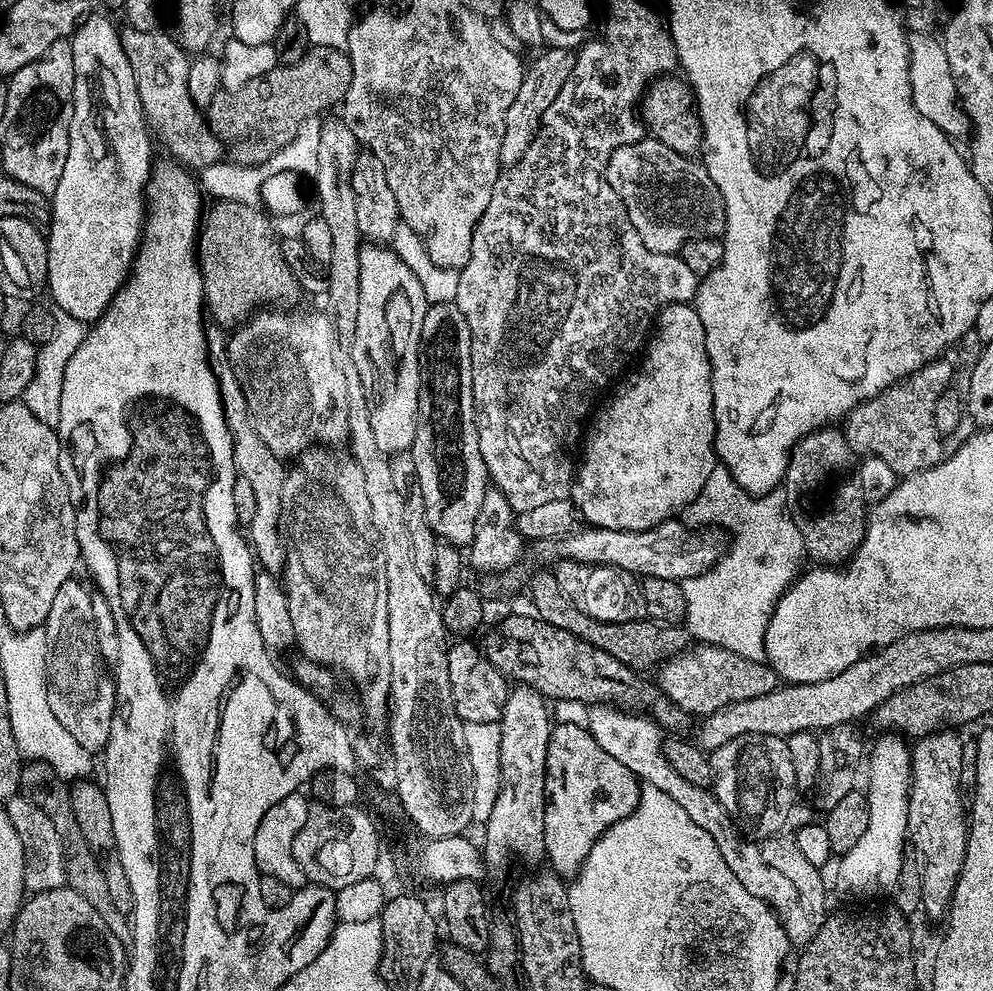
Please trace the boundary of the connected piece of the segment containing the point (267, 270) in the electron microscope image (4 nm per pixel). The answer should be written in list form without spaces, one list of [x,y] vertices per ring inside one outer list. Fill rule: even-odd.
[[[217,199],[213,208],[203,213],[198,233],[198,263],[204,279],[204,304],[215,323],[225,330],[235,330],[248,319],[257,306],[288,306],[291,300],[302,296],[299,282],[290,274],[286,258],[282,258],[280,240],[272,229],[273,221],[263,207],[242,202]]]

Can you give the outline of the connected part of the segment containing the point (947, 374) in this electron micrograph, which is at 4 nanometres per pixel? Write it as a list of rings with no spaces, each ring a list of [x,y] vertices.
[[[948,358],[930,361],[905,380],[890,385],[885,392],[879,392],[849,412],[842,424],[846,442],[857,457],[874,456],[904,478],[934,467],[942,459],[942,434],[936,429],[934,406],[939,395],[953,384],[952,364]]]

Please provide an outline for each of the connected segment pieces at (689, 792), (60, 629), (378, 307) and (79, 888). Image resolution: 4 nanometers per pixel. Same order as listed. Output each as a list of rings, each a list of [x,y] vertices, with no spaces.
[[[594,704],[587,712],[586,727],[594,742],[598,742],[606,754],[622,762],[622,766],[626,766],[626,770],[630,770],[637,780],[658,786],[658,790],[670,794],[670,798],[674,798],[674,802],[678,802],[678,806],[682,806],[682,810],[686,810],[686,814],[690,814],[690,818],[694,818],[694,822],[698,822],[698,826],[702,826],[702,830],[714,838],[714,846],[718,846],[734,878],[738,878],[738,882],[742,882],[742,886],[746,886],[754,898],[770,905],[786,930],[789,941],[796,946],[809,944],[814,934],[822,930],[826,915],[824,880],[820,877],[821,869],[814,867],[806,854],[798,850],[795,839],[788,837],[787,840],[784,834],[763,838],[745,838],[741,835],[715,794],[702,786],[686,782],[686,778],[680,777],[678,770],[666,762],[666,736],[651,716],[611,704]]]
[[[73,578],[58,586],[58,595],[50,605],[50,614],[42,625],[48,643],[48,701],[50,710],[54,710],[54,718],[58,718],[58,722],[62,722],[66,730],[70,730],[70,735],[77,740],[78,746],[96,754],[106,746],[112,720],[116,717],[116,681],[111,675],[103,676],[100,673],[102,661],[94,634],[92,592],[84,589],[78,580]]]
[[[365,243],[358,254],[358,267],[360,291],[353,342],[354,363],[362,378],[362,390],[366,390],[370,427],[374,429],[378,450],[381,454],[404,454],[411,449],[416,437],[420,401],[420,331],[429,302],[414,271],[402,262],[402,258],[391,247],[383,243]]]
[[[41,760],[27,761],[20,770],[20,791],[19,795],[26,797],[42,814],[54,822],[54,830],[58,833],[58,842],[62,842],[62,854],[66,862],[67,887],[74,889],[106,922],[106,926],[122,941],[128,942],[132,939],[132,926],[129,917],[120,912],[109,902],[105,893],[106,878],[100,869],[100,861],[90,850],[86,838],[82,838],[82,830],[78,827],[78,818],[74,818],[74,806],[70,806],[69,785],[58,774],[54,774],[54,766],[46,766]]]

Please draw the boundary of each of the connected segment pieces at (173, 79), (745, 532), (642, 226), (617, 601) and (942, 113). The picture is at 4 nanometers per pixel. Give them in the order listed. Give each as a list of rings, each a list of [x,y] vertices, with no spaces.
[[[125,27],[120,33],[122,50],[126,50],[126,58],[130,58],[130,66],[134,70],[145,123],[153,135],[158,140],[160,138],[175,161],[189,169],[199,170],[223,159],[223,144],[213,134],[201,107],[190,96],[189,55],[169,31],[161,30],[144,31]]]
[[[717,466],[714,470],[710,470],[706,486],[702,486],[698,498],[694,498],[694,502],[684,509],[682,516],[692,526],[715,526],[720,530],[729,528],[733,532],[724,557],[709,572],[683,581],[683,627],[687,628],[693,641],[725,648],[747,660],[763,661],[766,626],[770,622],[774,606],[779,602],[781,594],[795,582],[797,576],[801,575],[806,564],[804,544],[796,535],[796,527],[791,514],[788,513],[783,487],[775,488],[773,492],[757,498],[742,490],[738,482],[734,482],[730,470]]]
[[[641,138],[618,146],[608,159],[606,178],[614,186],[614,194],[622,198],[622,206],[626,206],[646,250],[676,254],[691,240],[724,235],[726,210],[714,178],[699,159],[678,154],[678,150],[662,146],[660,140]]]
[[[557,560],[554,564],[554,571],[560,589],[579,608],[588,612],[590,618],[602,622],[630,622],[647,617],[646,602],[642,598],[642,590],[640,589],[641,581],[633,578],[621,568],[593,566],[573,560]]]
[[[914,32],[908,37],[910,50],[910,90],[914,98],[914,106],[922,118],[930,118],[938,130],[948,137],[967,137],[972,130],[972,123],[964,112],[960,102],[958,86],[954,86],[954,74],[950,74],[950,61],[946,58],[943,39],[937,38],[932,32]]]

